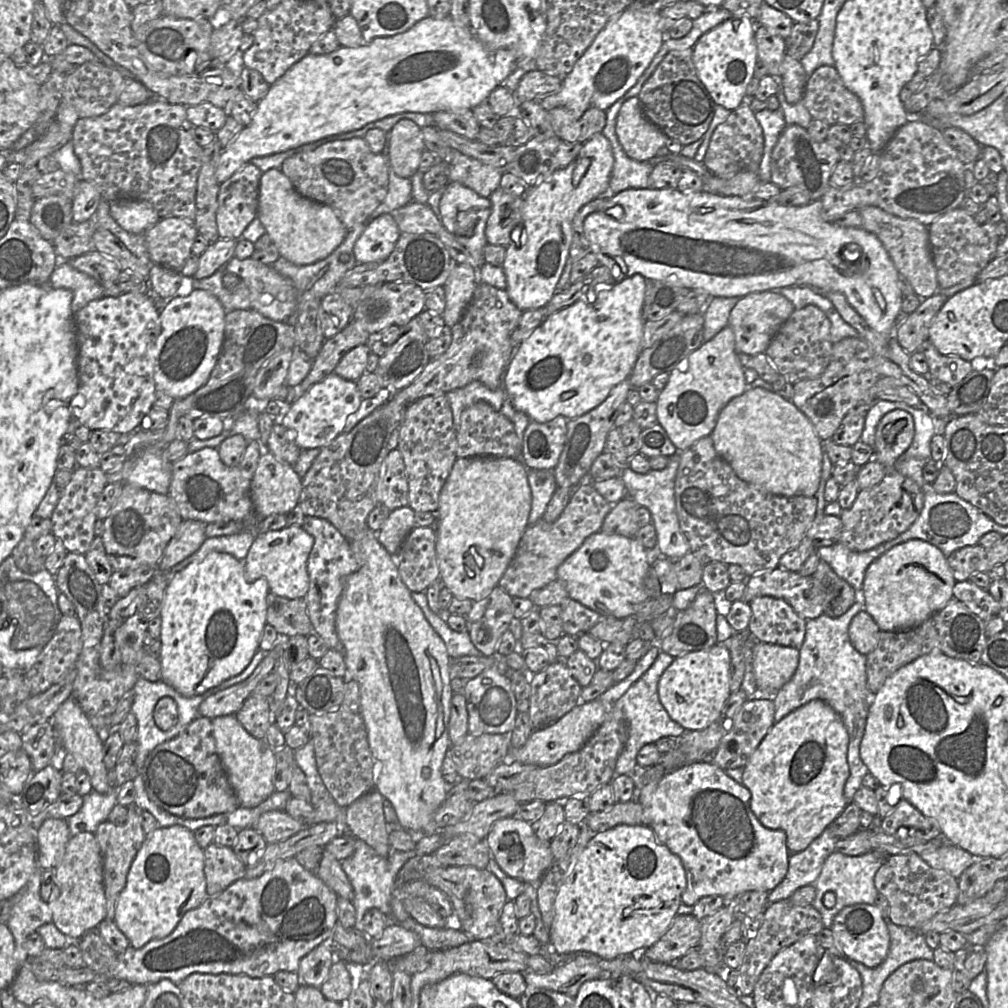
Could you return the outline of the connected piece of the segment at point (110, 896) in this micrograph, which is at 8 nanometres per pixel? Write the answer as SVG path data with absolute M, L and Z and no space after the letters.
M129 806L128 817L124 824L115 825L112 822L104 821L99 824L94 835L103 857L103 877L107 908L106 919L115 922L114 918L119 895L126 885L131 864L146 838L139 816L139 809L135 806Z

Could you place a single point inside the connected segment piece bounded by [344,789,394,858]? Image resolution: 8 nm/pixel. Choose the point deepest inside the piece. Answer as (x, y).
(365, 819)

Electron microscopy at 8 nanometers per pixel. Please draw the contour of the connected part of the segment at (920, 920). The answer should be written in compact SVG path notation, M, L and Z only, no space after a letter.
M919 854L886 856L874 877L875 887L889 902L888 920L898 926L915 929L937 913L957 904L958 879L943 869L929 866Z

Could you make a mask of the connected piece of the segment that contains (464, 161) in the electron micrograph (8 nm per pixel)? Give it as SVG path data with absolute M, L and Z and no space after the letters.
M456 150L453 151L453 159L449 163L448 181L459 182L480 196L488 198L500 188L502 174L495 167Z

